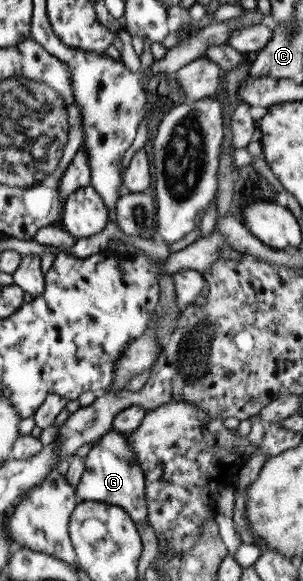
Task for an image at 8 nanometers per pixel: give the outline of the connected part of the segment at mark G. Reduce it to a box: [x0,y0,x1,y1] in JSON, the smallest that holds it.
[74,430,147,525]

